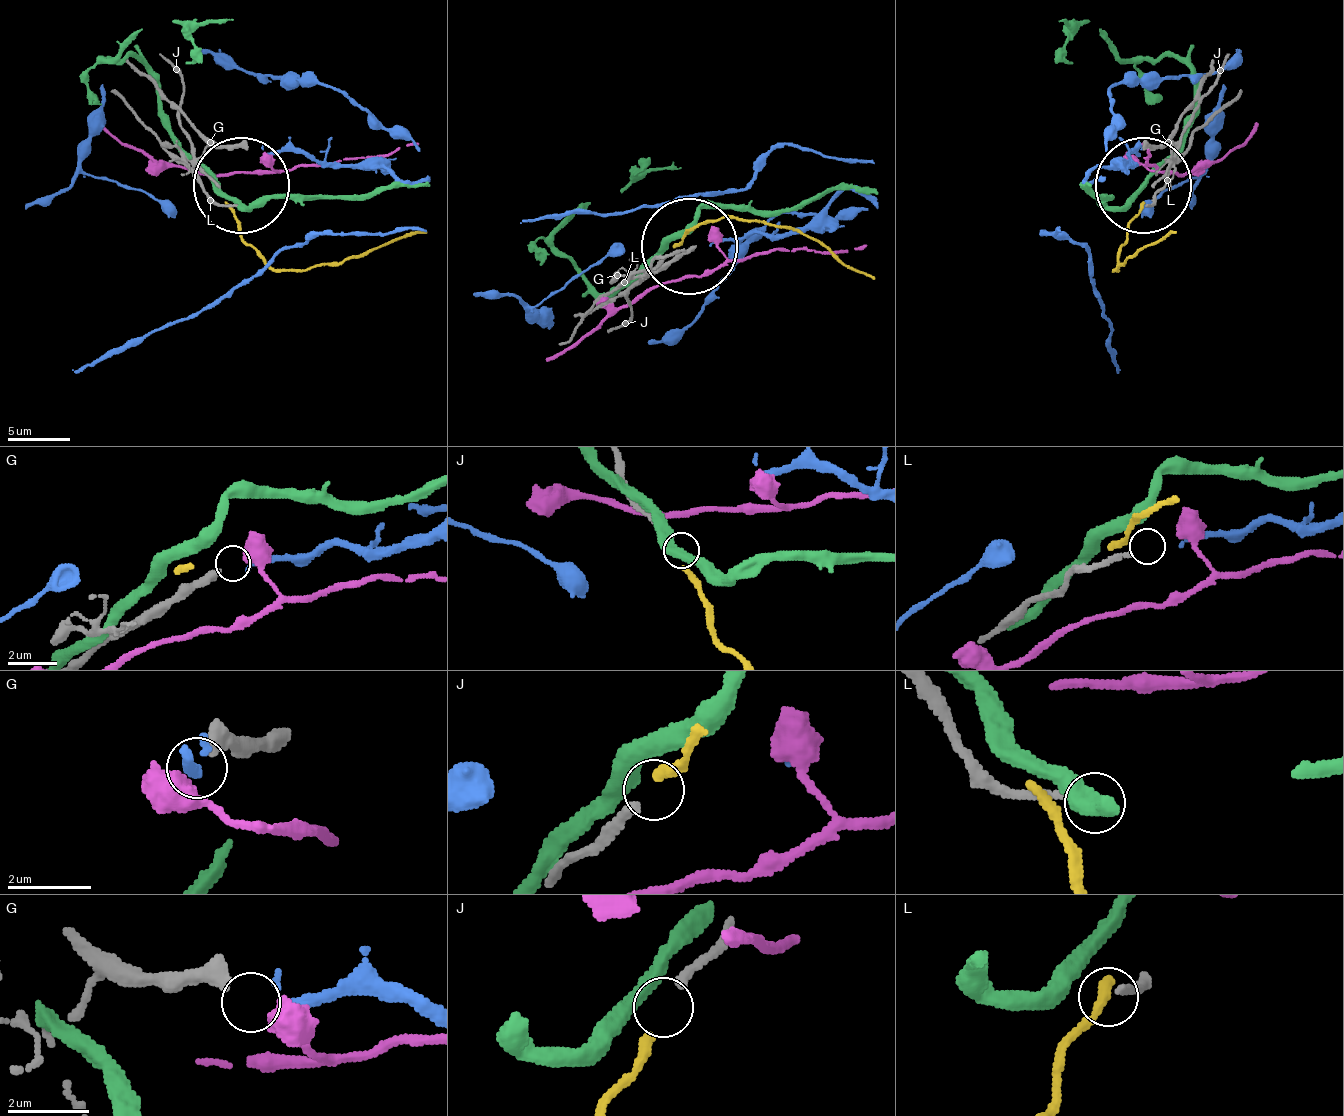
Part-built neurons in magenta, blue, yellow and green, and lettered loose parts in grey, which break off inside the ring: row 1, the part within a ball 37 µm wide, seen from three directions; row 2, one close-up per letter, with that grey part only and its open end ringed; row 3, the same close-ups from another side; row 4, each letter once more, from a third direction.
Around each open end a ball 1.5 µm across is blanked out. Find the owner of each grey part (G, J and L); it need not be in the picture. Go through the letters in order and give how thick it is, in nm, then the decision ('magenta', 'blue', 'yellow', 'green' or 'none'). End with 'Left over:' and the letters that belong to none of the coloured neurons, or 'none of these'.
G: 420 nm | blue
J: 240 nm | yellow
L: 180 nm | none
Left over: L

